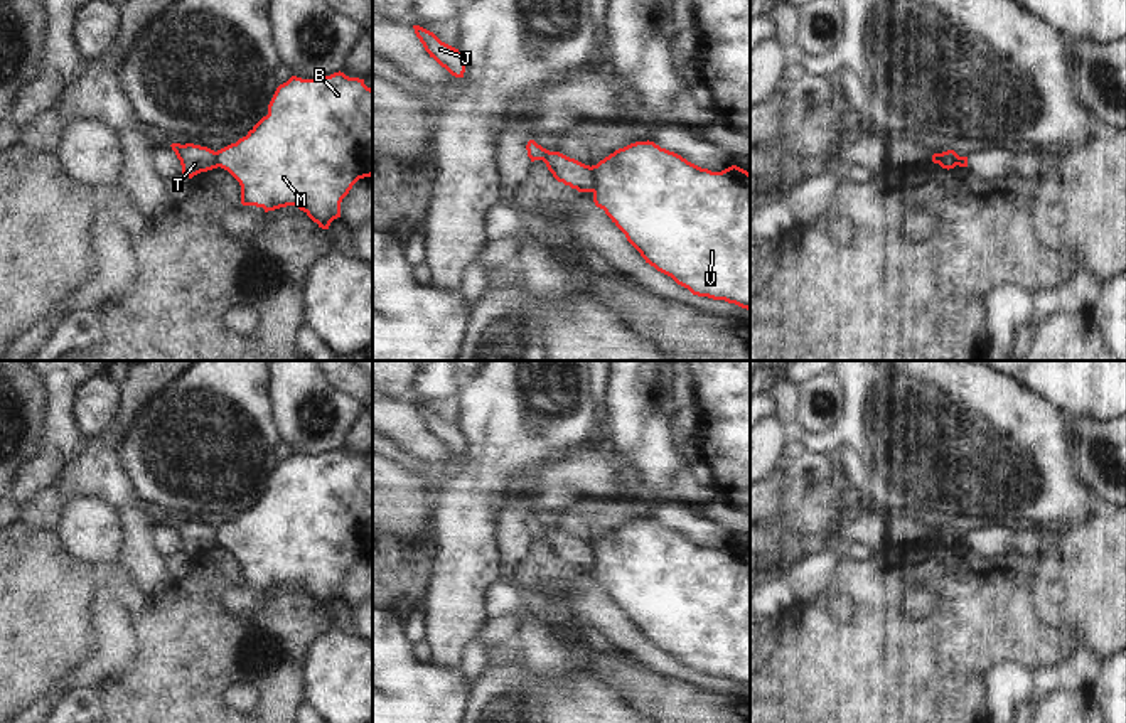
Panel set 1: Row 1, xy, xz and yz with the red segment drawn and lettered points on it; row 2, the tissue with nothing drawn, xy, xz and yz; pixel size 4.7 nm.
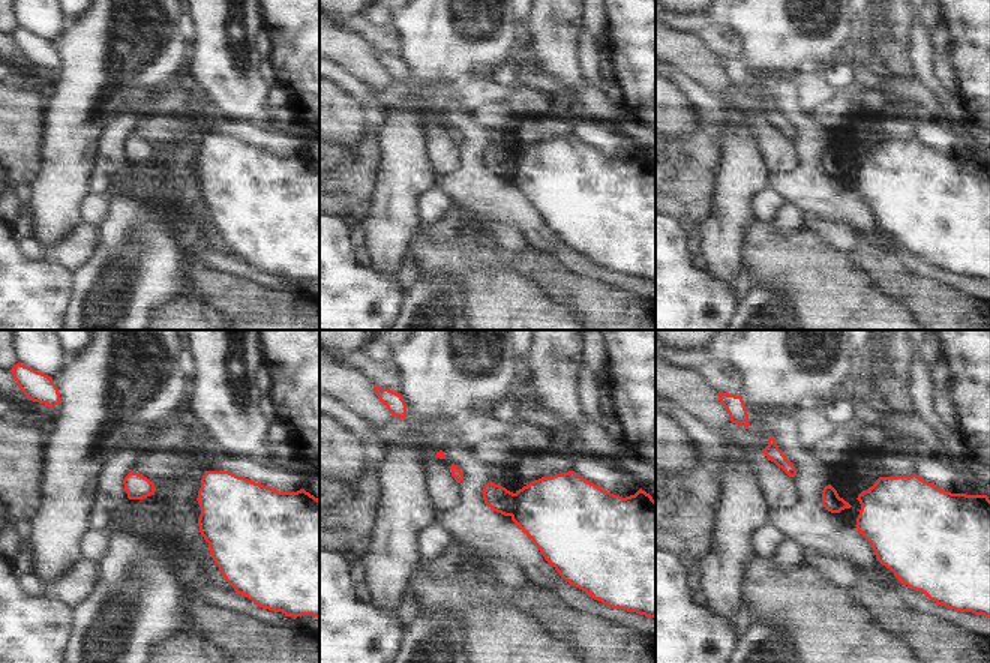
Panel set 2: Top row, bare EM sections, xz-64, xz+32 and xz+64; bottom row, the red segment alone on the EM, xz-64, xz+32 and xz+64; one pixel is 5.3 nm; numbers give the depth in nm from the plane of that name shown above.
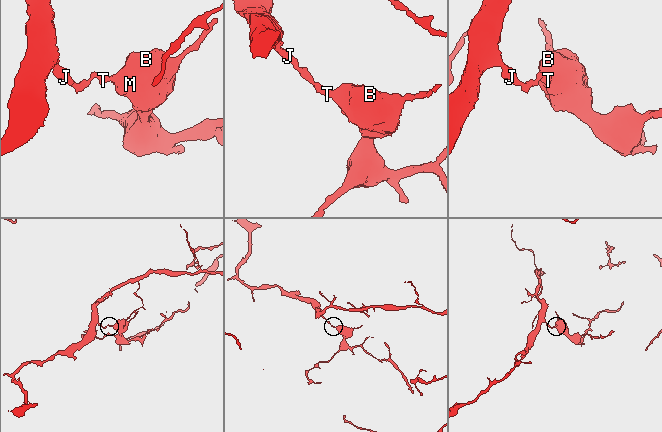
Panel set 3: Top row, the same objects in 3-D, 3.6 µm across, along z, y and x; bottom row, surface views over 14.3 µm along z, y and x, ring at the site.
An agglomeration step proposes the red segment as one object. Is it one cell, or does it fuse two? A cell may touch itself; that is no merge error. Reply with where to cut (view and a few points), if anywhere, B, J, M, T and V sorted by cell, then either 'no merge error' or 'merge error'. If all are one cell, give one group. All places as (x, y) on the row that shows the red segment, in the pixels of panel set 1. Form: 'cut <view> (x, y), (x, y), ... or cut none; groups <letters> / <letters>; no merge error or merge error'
cut xz (590, 167), (594, 191); groups B M V / J T; merge error

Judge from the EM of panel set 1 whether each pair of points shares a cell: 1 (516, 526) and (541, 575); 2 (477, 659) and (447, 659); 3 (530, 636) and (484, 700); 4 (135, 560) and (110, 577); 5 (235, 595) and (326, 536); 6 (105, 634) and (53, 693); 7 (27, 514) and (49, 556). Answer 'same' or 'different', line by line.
1: different
2: different
3: same
4: different
5: same
6: same
7: different

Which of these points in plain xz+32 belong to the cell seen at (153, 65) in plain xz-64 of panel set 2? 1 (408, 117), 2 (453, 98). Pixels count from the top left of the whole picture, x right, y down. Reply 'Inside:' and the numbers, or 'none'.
Inside: 1

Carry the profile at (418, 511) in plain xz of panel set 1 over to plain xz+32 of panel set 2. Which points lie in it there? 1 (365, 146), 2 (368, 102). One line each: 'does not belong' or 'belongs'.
1: does not belong
2: does not belong

